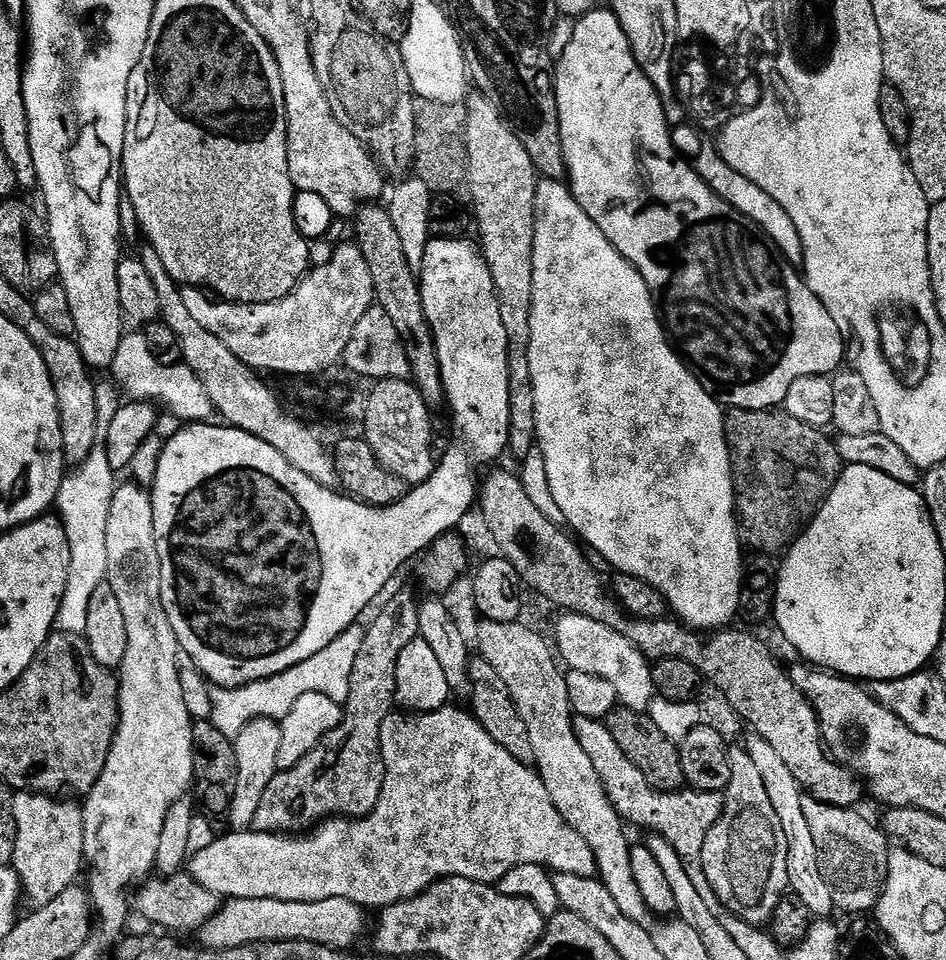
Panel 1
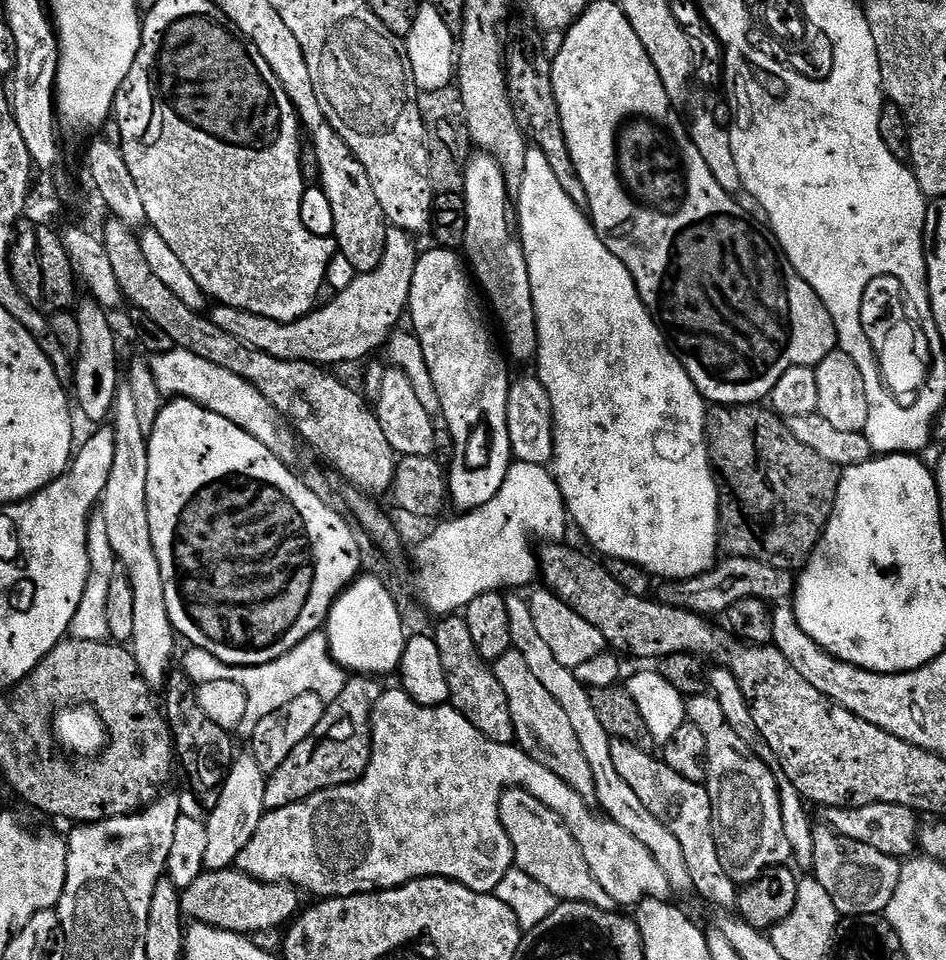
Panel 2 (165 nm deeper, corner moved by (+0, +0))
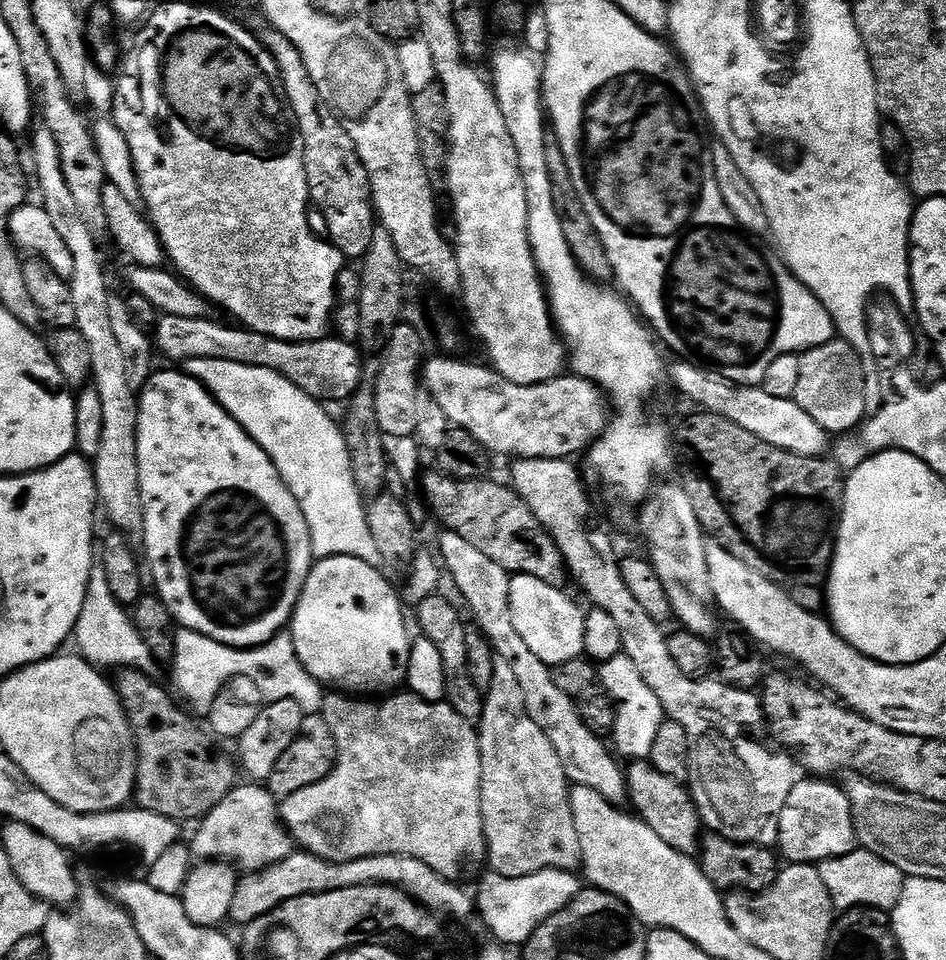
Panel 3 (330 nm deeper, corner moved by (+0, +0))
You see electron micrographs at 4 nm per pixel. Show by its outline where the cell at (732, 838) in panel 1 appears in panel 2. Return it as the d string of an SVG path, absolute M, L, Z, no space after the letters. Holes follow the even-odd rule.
M711 694L693 696L687 701L686 707L687 723L698 726L698 730L706 734L704 775L712 799L714 846L718 846L718 858L722 861L722 870L726 870L726 874L736 885L749 884L767 868L787 865L792 854L792 847L786 842L786 830L782 826L778 778L776 780L771 770L764 765L765 761L761 757L753 756L742 742L742 738L738 738L738 734L730 730L730 722L726 722L726 714L722 714L722 706L718 706L715 696Z

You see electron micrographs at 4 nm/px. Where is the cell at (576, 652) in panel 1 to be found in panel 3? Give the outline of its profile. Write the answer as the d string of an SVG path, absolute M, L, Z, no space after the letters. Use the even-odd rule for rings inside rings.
M513 575L510 582L510 618L514 618L514 627L530 651L551 668L579 659L585 646L585 613L559 588L533 576Z

